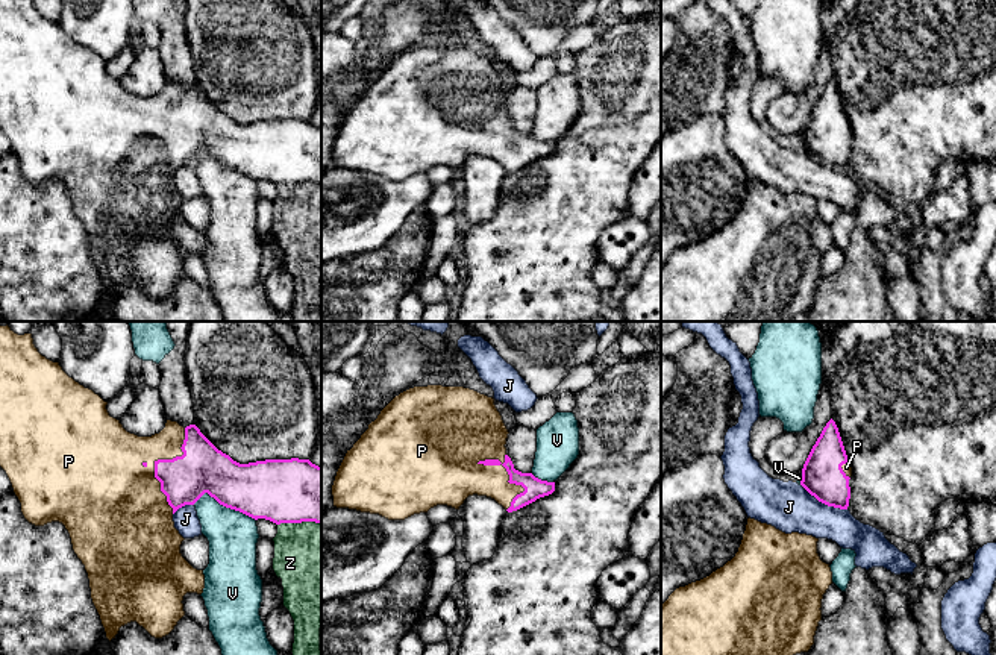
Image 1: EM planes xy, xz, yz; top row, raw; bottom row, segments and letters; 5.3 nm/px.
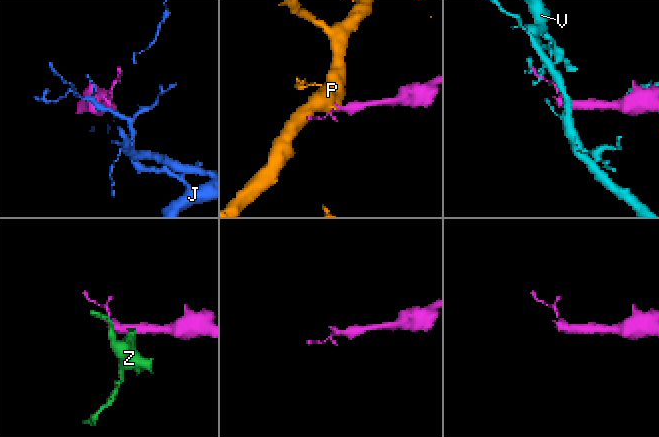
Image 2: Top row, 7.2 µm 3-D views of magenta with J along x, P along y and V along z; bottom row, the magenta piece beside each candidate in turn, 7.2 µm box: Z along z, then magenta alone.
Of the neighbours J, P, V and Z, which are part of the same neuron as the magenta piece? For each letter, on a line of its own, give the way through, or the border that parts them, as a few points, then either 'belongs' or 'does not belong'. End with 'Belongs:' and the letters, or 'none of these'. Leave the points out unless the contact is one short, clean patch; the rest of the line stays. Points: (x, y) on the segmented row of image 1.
J: does not belong
P: belongs
V: does not belong
Z: does not belong
Belongs: P

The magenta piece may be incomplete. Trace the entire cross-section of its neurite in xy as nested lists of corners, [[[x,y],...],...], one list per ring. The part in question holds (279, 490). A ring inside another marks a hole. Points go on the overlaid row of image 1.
[[[8,324],[0,326],[0,467],[29,523],[44,526],[59,522],[68,531],[73,550],[88,573],[91,599],[109,641],[130,622],[155,638],[168,635],[185,616],[183,596],[203,593],[203,570],[194,569],[182,556],[185,538],[174,528],[173,514],[185,505],[194,505],[205,493],[255,520],[265,519],[276,525],[321,523],[321,467],[309,459],[240,464],[218,450],[196,425],[183,428],[167,420],[159,434],[138,437],[111,417],[106,405],[99,394],[70,378],[59,362],[42,356],[32,334],[18,335]]]

